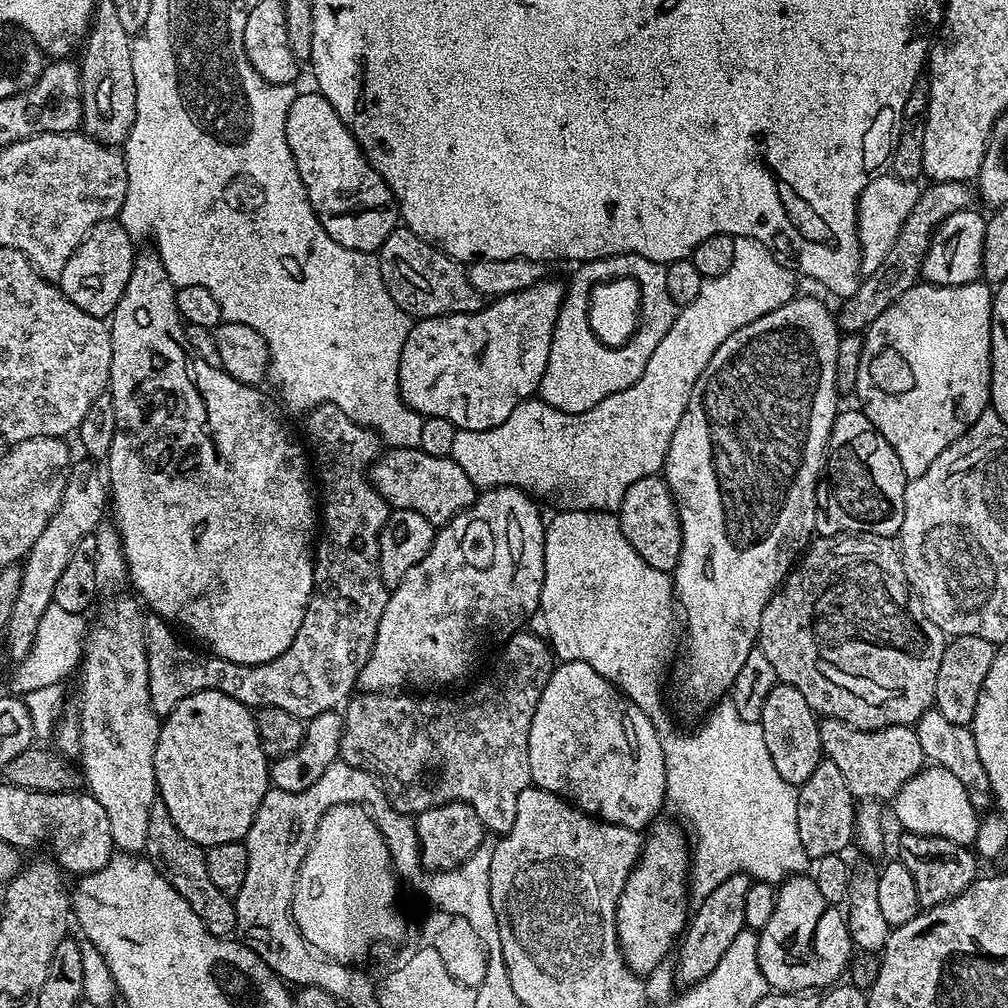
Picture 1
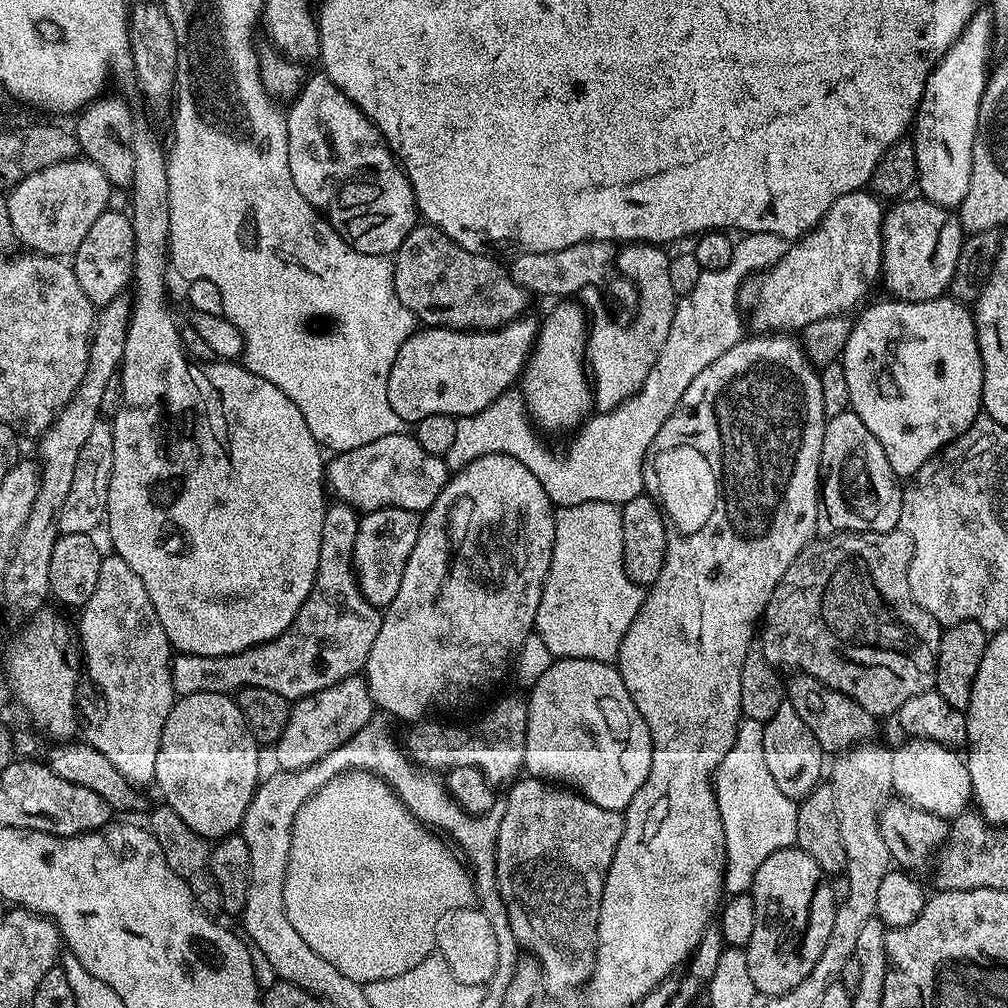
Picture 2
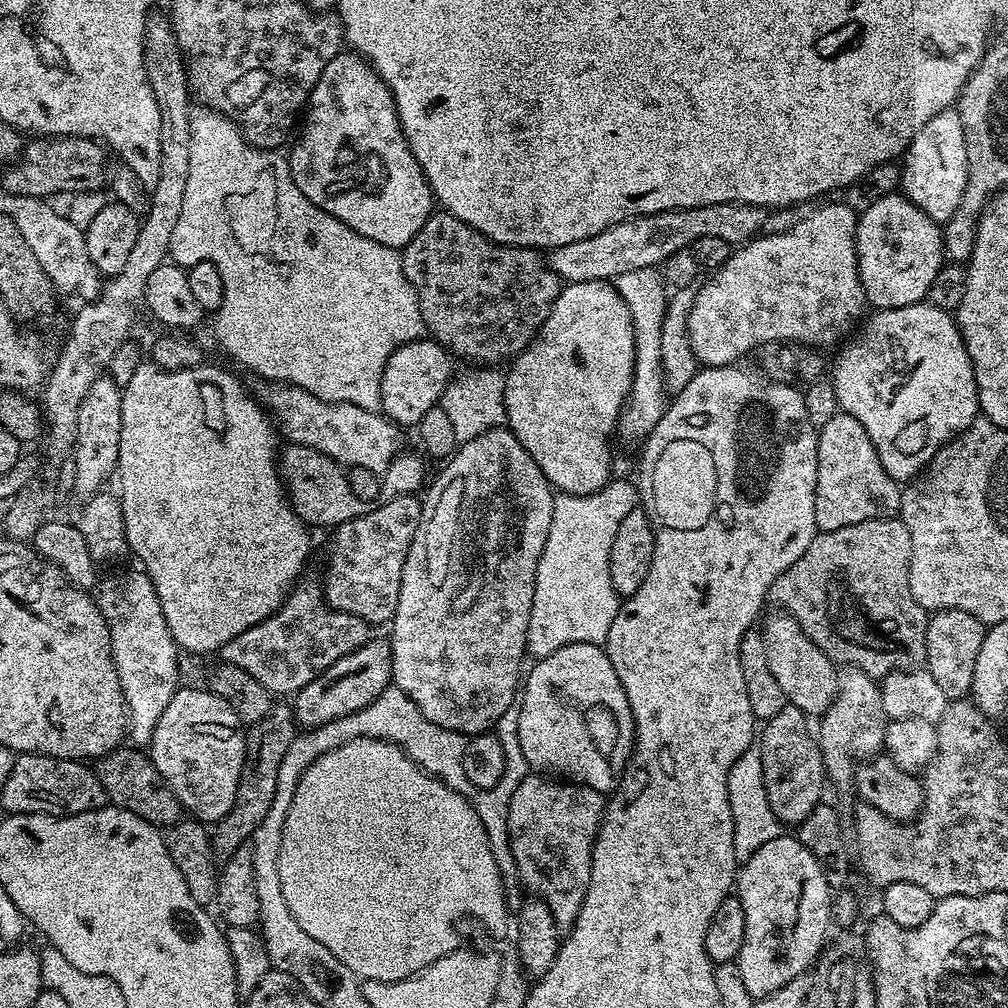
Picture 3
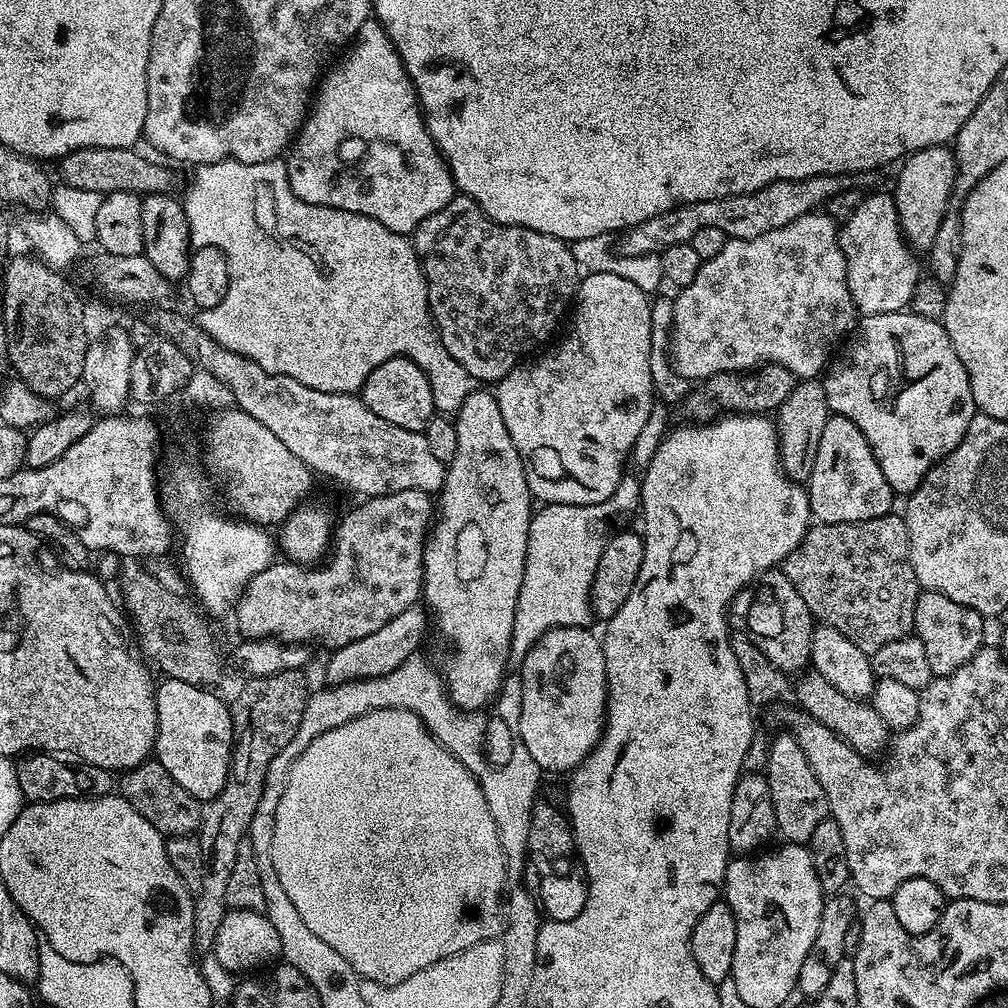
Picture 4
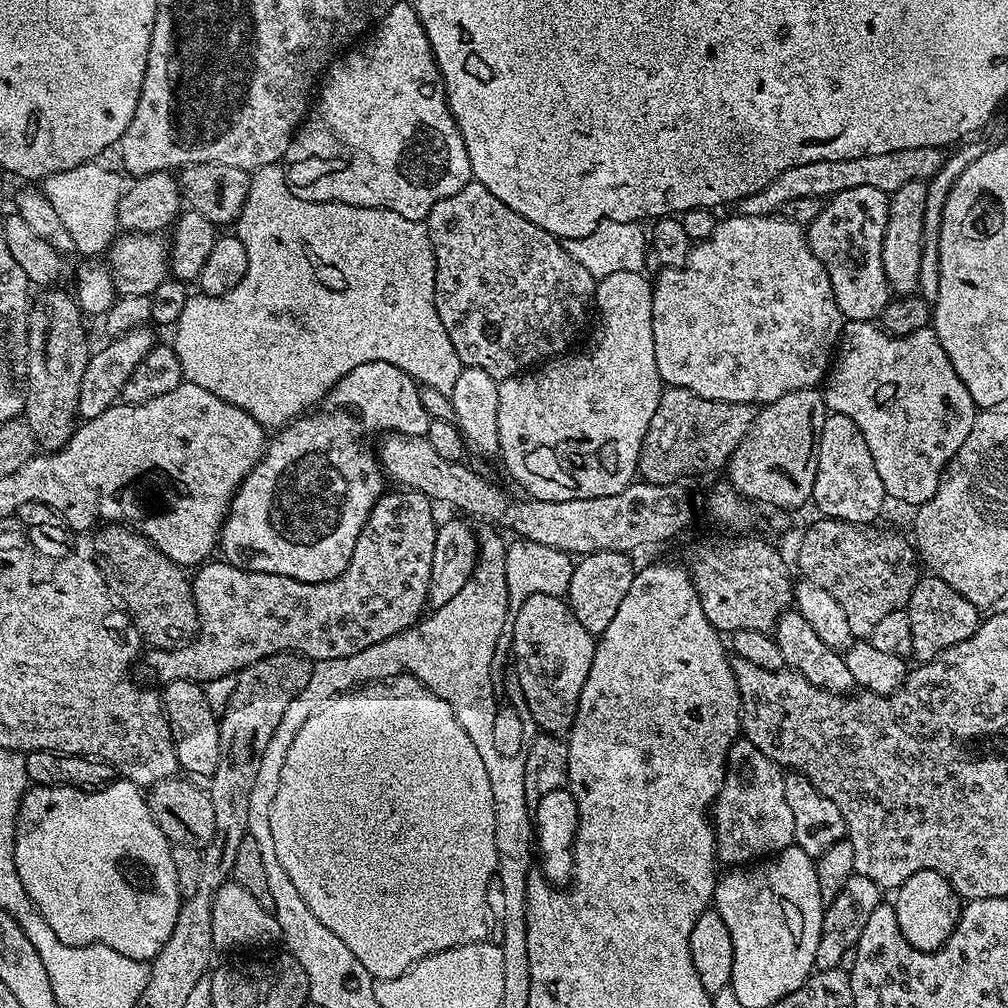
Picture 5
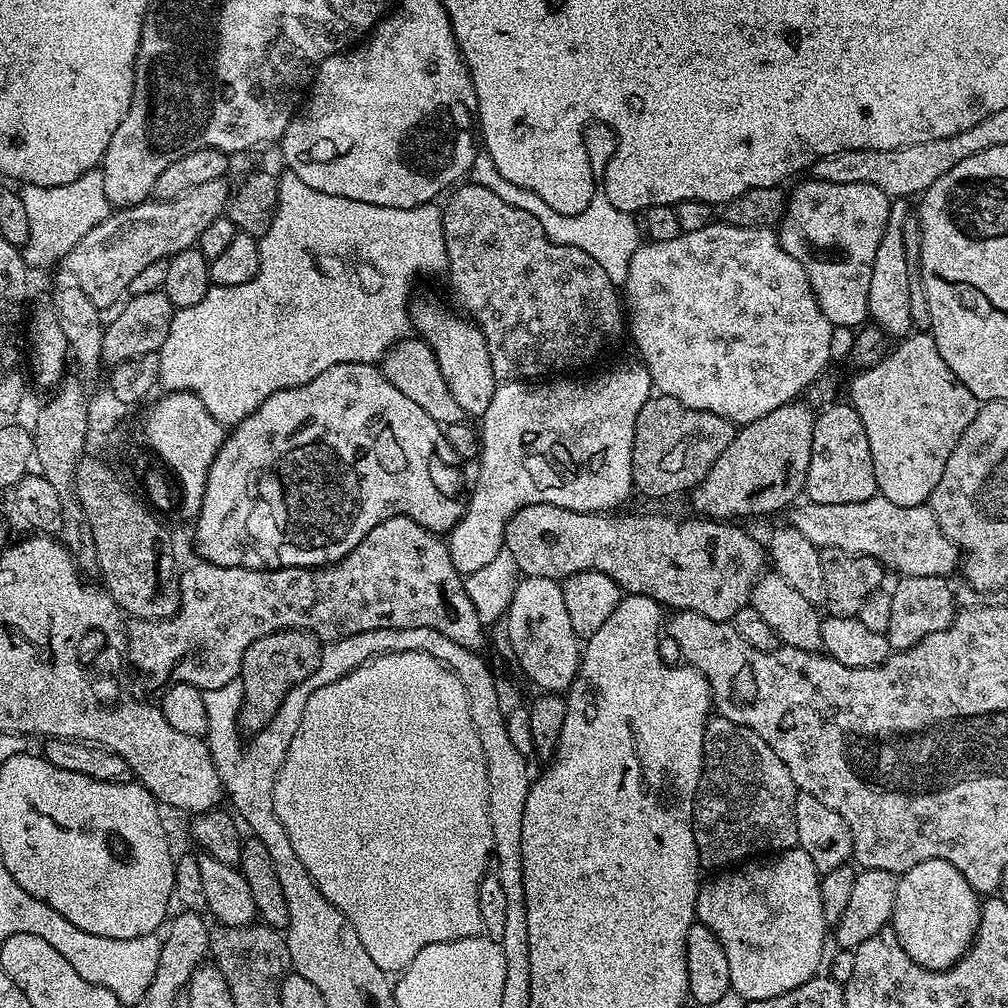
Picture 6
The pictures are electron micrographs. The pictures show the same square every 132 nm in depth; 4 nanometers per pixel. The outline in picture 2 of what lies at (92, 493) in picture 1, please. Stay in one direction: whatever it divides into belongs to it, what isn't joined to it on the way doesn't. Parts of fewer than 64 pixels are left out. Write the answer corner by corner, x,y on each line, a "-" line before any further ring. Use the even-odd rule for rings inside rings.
101,418
82,442
82,451
78,454
78,462
74,466
74,478
70,482
70,494
66,494
66,502
58,509
58,528
61,533
91,533
92,528
101,527
108,511
108,491
110,490
110,470
114,470
114,434
112,425

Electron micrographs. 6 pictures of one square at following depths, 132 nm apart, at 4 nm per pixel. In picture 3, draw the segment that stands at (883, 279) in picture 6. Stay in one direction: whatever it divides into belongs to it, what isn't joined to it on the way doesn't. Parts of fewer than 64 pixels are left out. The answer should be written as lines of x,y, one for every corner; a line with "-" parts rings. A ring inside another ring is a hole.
955,107
943,108
930,122
922,126
914,134
907,152
902,157
900,169
899,191
914,206
918,206
941,226
948,223
949,218
958,210
958,202
962,202
962,194
966,190
966,138
962,130
962,118

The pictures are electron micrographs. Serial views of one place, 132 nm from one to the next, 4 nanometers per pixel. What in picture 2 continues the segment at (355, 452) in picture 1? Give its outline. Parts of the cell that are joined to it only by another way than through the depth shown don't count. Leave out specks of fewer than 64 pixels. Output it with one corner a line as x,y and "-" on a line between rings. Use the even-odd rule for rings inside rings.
329,503
324,510
322,551
318,554
314,586
302,602
294,622
290,622
288,629
273,640
229,656
173,655
172,689
176,691
177,697
189,696
195,692
235,694
241,688
261,688
274,690
274,694
282,694
288,701
295,702
303,696
313,696
316,692
326,690
342,682
347,676
357,675
368,661
370,646
374,646
374,638
378,638
378,630
384,621
383,615
360,593
360,587
356,585
356,573
352,571
352,547
359,525
357,509
349,504

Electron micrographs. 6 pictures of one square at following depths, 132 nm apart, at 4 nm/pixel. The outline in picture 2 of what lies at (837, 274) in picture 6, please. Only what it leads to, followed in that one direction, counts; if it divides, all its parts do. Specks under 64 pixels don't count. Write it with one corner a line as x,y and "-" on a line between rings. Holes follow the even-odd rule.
904,198
884,214
879,279
889,297
910,302
936,300
949,291
966,233
959,215
923,198

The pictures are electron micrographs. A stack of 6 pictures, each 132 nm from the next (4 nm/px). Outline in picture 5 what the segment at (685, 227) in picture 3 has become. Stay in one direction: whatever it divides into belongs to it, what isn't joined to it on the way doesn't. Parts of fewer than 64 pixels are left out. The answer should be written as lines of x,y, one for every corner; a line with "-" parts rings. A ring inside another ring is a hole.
911,148
894,150
890,154
870,154
845,160
806,162
806,166
790,166
790,170
782,170
782,174
778,174
770,186
762,186
762,190
742,198
738,202
738,212
742,216
771,216
779,213
786,202
815,196
827,198
854,186
874,186
874,190
890,194
911,180
931,180
933,174
943,166
945,157
945,153
938,148

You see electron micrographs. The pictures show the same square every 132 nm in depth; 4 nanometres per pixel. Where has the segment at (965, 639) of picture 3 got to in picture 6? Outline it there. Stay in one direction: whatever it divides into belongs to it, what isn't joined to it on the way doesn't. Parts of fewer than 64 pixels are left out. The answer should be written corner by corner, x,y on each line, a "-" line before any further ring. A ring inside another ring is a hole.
900,576
897,581
896,588
891,589
890,626
886,633
888,646
892,652
912,648
918,642
922,642
926,634
938,634
938,630
946,630
946,626
952,624
952,619
956,617
958,611
953,585
948,585
949,581
943,576

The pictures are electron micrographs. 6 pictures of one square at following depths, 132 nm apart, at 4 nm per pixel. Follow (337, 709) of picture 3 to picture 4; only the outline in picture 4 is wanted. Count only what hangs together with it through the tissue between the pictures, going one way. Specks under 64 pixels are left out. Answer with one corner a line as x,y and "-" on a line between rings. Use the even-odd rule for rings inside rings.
414,603
402,614
390,618
386,626
374,630
374,634
366,634
366,638
358,638
358,642
350,642
346,646
335,649
324,668
325,681
328,684
341,684
347,680
365,680
390,674
390,670
398,670
402,662
421,651
420,643
424,640
424,627
430,624
430,616
419,603

